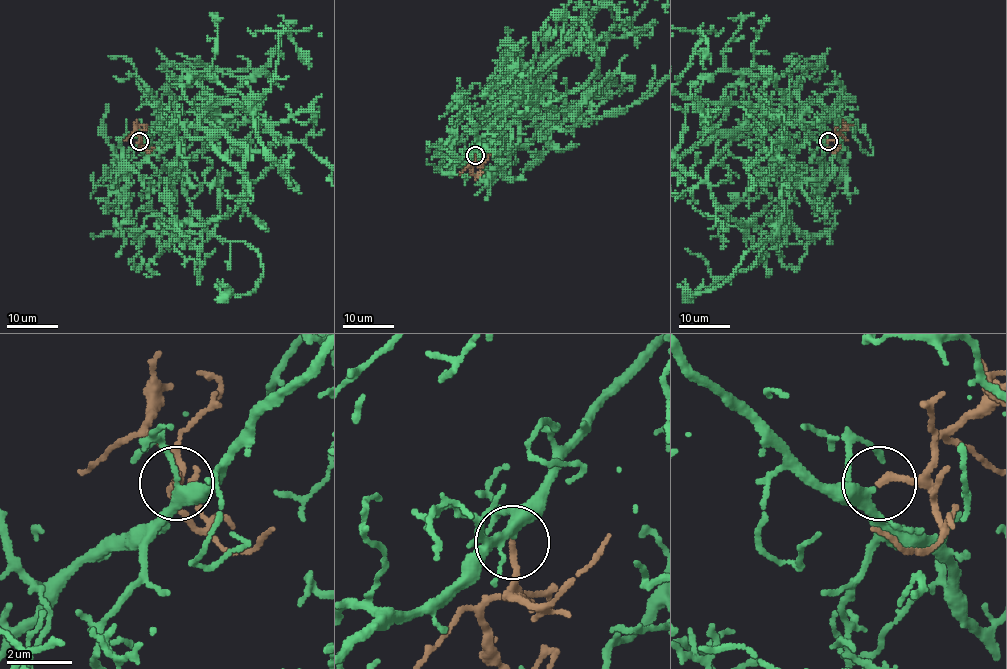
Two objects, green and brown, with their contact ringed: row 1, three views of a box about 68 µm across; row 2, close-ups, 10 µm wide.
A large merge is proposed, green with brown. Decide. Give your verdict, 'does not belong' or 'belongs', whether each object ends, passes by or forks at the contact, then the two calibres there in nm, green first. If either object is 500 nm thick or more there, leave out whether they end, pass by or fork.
belongs | green forks | brown ends | 280/200 nm

